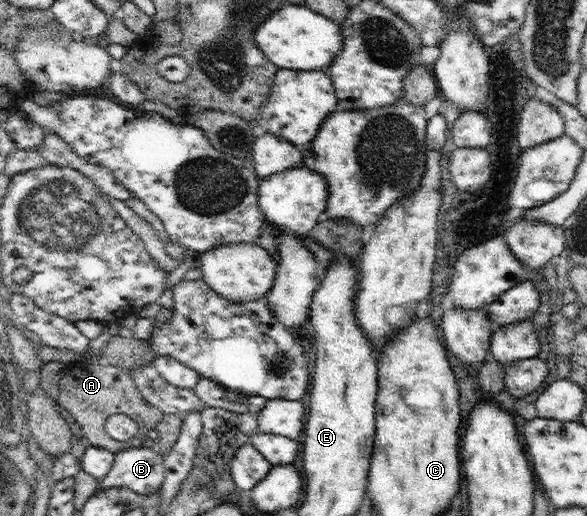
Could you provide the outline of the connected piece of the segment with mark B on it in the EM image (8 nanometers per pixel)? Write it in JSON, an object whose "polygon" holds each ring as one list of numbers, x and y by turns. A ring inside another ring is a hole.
{"polygon":[[133,447,129,450,120,450,114,453,114,463,111,470,105,478,99,479,97,491,105,491,111,487,124,487,143,496,144,494,153,494,160,491,164,480,164,457,155,448]]}

